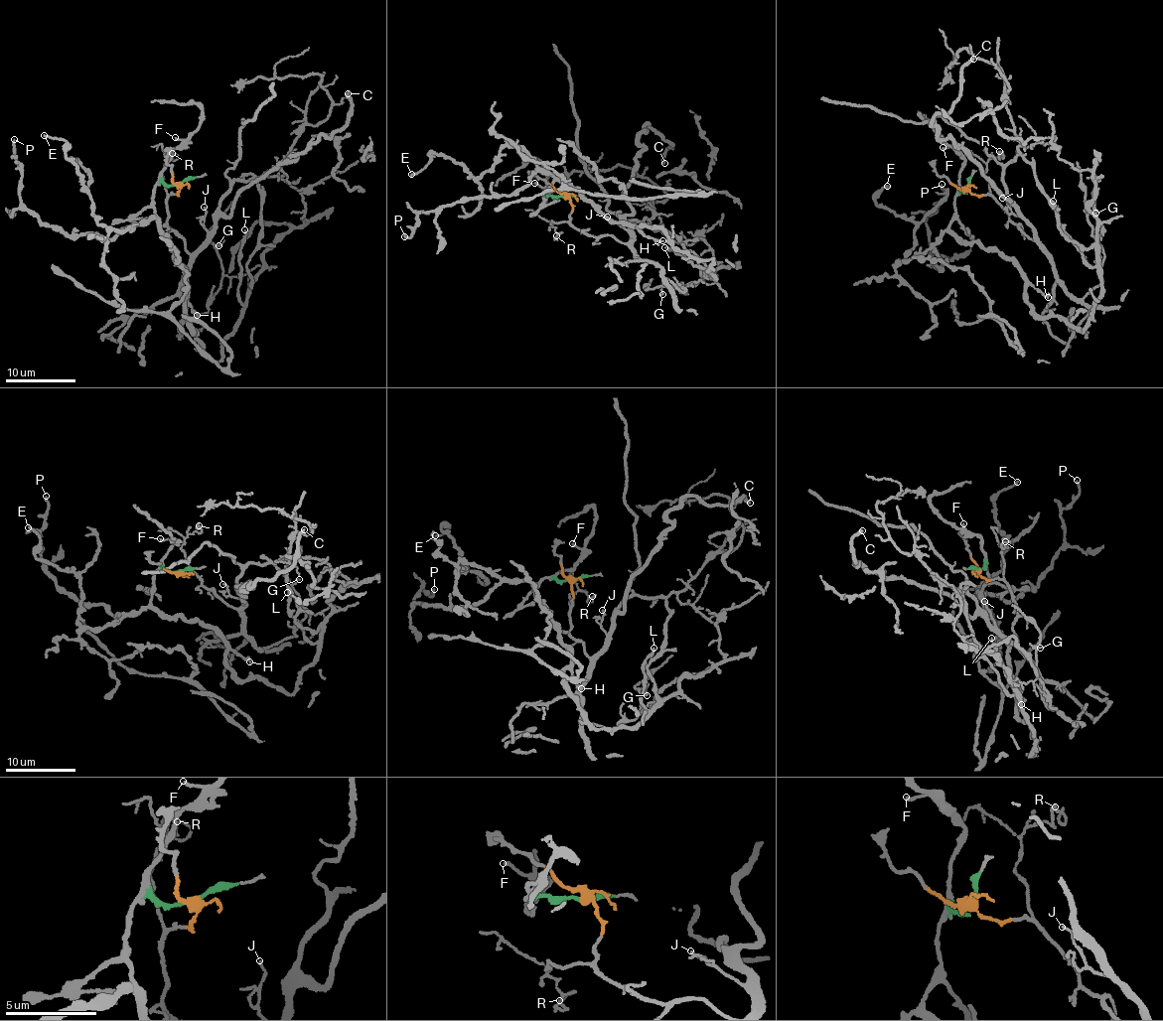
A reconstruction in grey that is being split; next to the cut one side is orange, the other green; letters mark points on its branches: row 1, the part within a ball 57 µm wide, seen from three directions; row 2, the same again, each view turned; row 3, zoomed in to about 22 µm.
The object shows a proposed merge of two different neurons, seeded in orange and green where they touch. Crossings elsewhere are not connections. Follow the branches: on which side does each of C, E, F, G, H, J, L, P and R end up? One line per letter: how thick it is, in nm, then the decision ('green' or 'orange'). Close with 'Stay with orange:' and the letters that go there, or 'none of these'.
C: calibre 320 nm; orange
E: calibre 170 nm; green
F: calibre 150 nm; green
G: calibre 120 nm; orange
H: calibre 320 nm; green
J: calibre 110 nm; orange
L: calibre 160 nm; green
P: calibre 200 nm; green
R: calibre 130 nm; orange
Stay with orange: C, G, J, R

